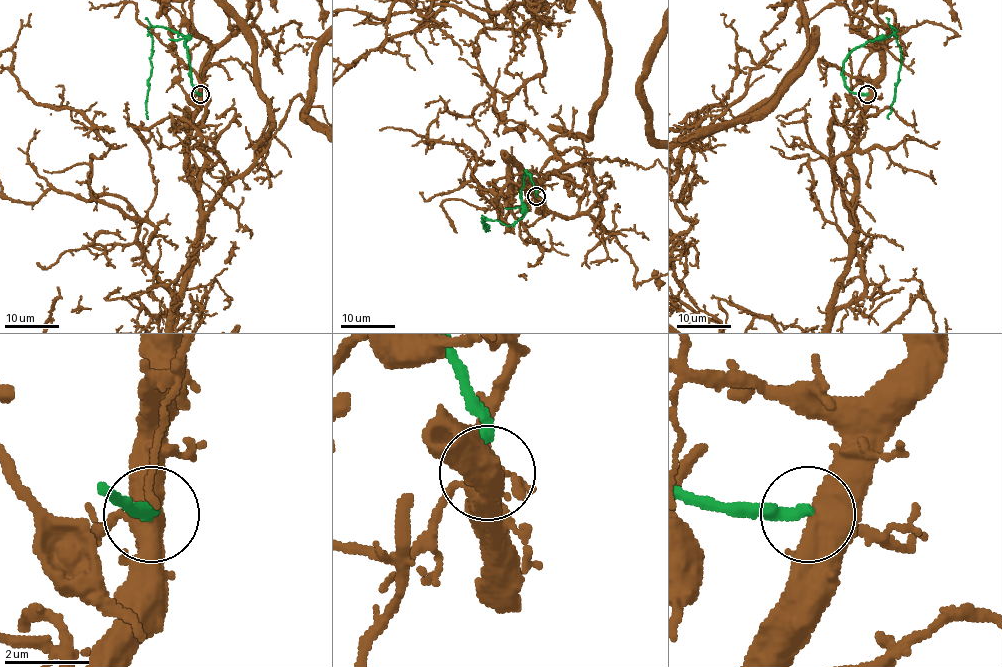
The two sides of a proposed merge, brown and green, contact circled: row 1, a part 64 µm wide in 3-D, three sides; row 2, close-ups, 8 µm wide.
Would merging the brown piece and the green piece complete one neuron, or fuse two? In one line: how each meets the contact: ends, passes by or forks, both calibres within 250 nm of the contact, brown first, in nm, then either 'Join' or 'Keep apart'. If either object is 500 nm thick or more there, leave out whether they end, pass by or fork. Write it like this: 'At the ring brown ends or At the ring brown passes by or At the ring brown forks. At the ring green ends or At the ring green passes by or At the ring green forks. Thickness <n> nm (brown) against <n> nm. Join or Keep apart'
Thickness 550 nm (brown) against 260 nm. Keep apart

